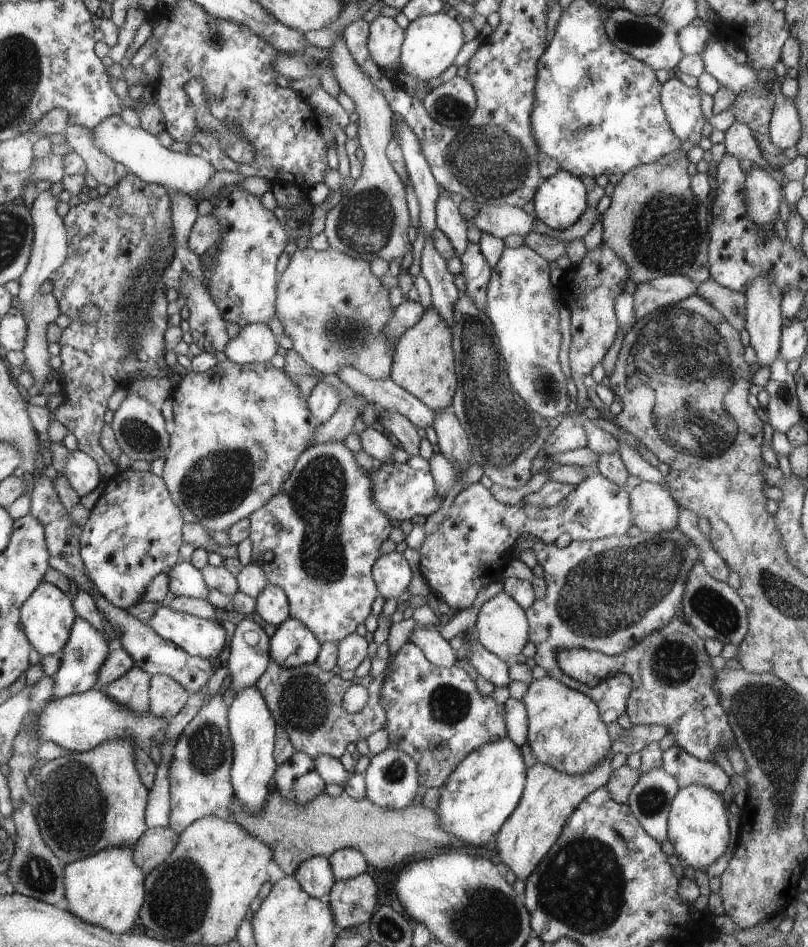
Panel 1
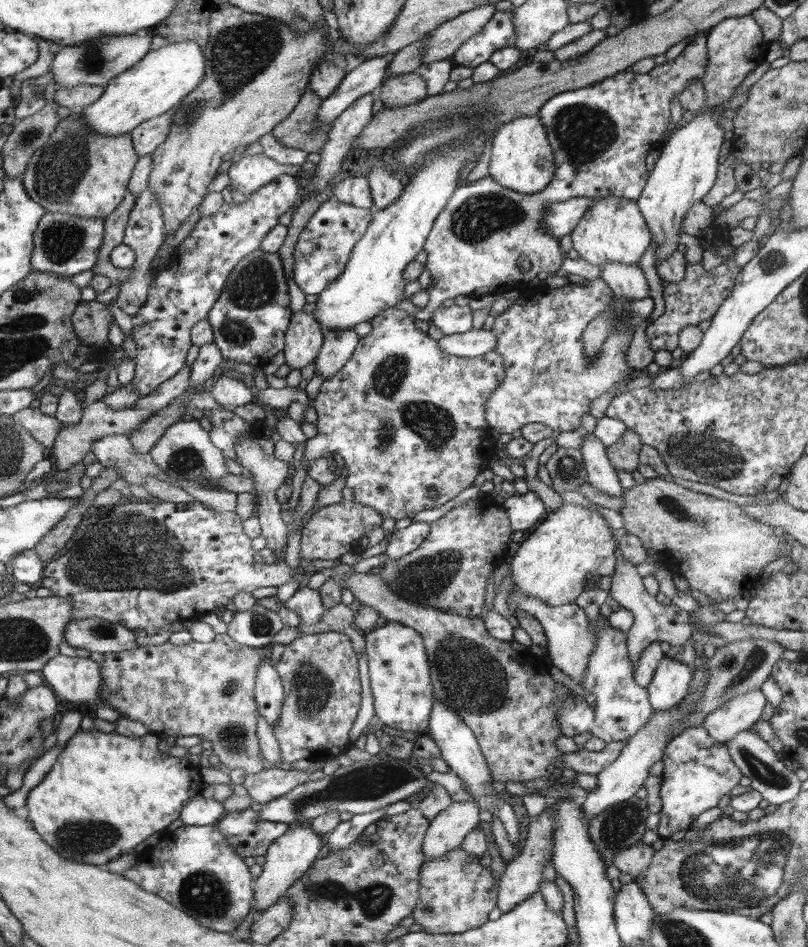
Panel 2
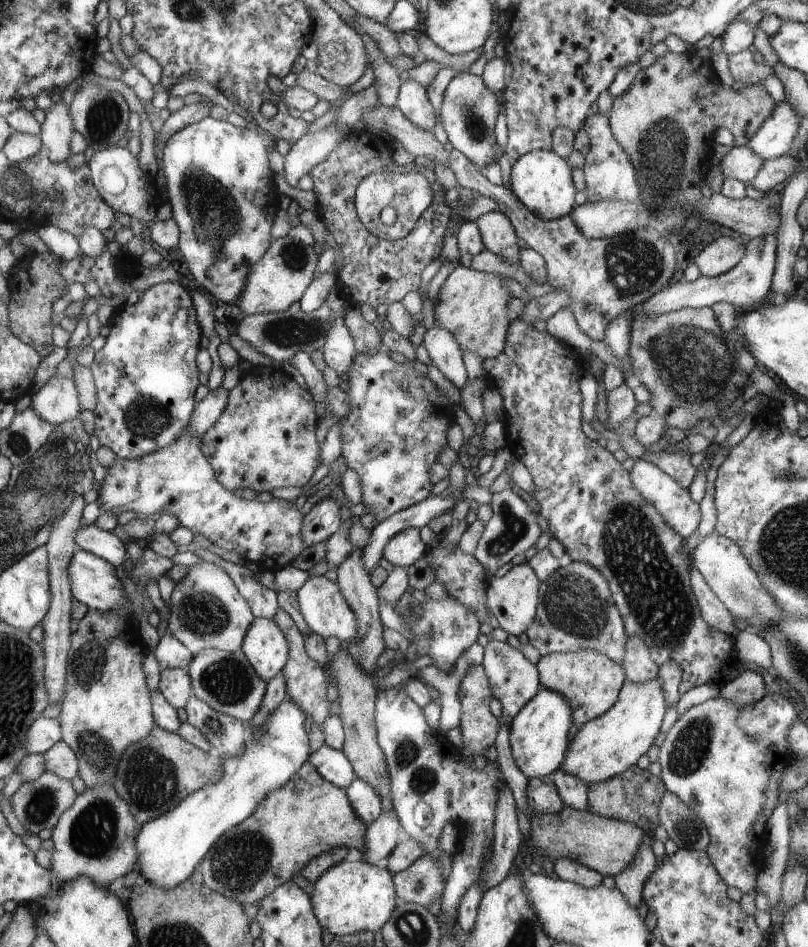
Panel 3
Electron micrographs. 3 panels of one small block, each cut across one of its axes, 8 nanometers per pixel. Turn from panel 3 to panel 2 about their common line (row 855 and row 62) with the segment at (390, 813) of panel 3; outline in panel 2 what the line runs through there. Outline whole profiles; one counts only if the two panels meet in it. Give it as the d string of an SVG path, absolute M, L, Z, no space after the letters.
M382 55L366 59L352 72L348 72L332 96L322 100L319 128L330 126L354 100L376 92L385 80L388 66L388 60Z

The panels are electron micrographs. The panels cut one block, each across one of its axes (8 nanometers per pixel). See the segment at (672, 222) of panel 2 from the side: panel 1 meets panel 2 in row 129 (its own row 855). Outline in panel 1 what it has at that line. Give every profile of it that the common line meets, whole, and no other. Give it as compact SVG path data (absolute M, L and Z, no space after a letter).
M690 784L682 787L671 803L667 836L681 864L689 865L694 870L708 870L712 862L726 852L730 838L728 812L724 808L722 796L703 785Z

